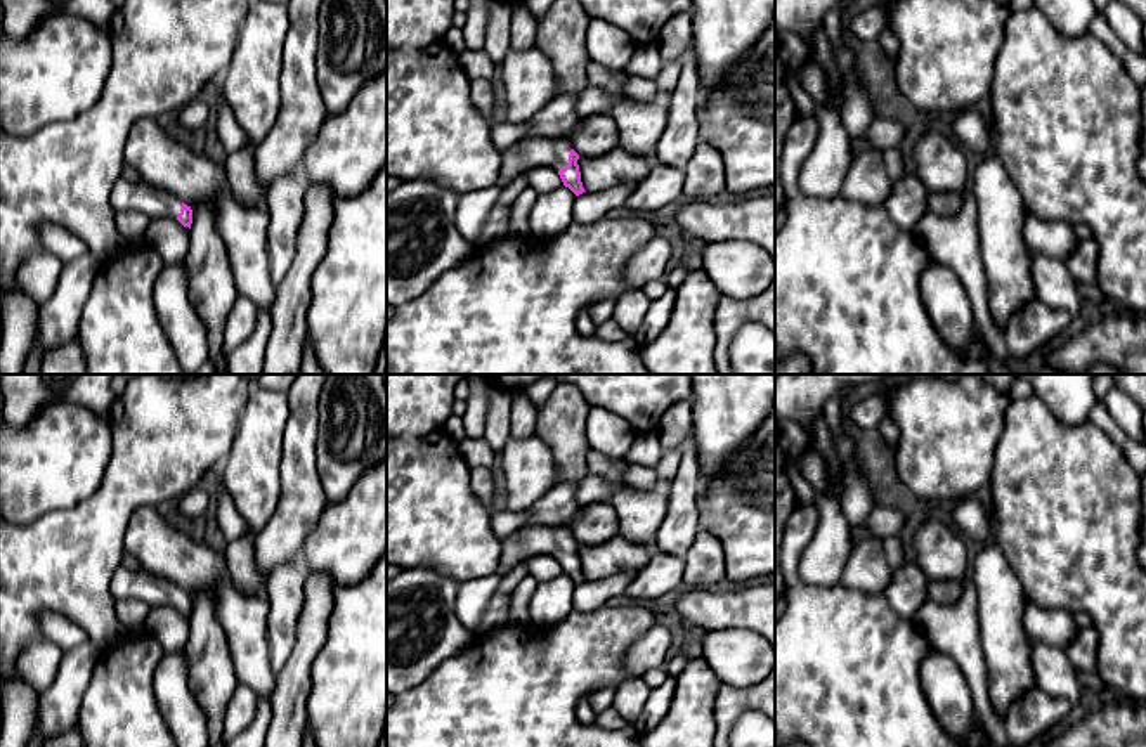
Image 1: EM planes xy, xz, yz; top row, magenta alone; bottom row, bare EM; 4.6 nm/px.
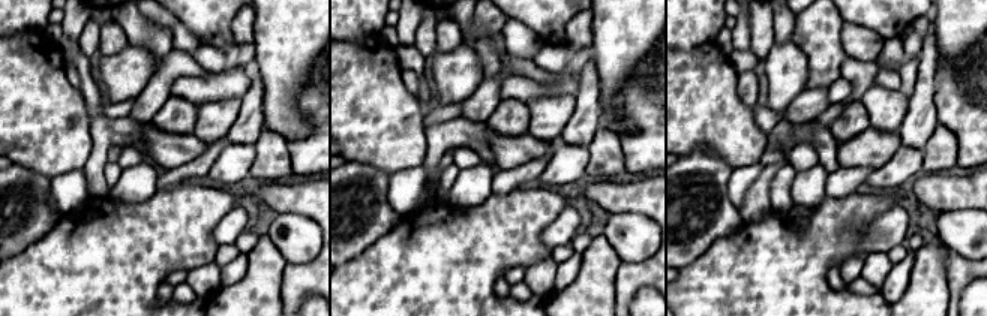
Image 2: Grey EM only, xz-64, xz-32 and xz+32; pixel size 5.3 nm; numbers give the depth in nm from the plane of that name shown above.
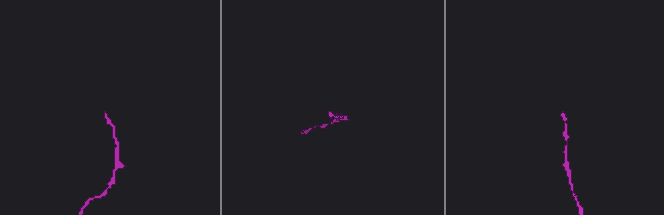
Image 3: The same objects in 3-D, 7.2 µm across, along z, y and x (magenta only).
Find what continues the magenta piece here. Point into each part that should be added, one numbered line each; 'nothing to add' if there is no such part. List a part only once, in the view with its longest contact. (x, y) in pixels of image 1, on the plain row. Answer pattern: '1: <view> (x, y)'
1: xz (533, 539)

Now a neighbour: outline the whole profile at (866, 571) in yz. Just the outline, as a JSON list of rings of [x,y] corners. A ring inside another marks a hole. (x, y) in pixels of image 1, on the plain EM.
[[[865,537],[851,546],[841,575],[843,586],[865,594],[884,594],[889,581],[891,567],[886,562],[882,539]]]

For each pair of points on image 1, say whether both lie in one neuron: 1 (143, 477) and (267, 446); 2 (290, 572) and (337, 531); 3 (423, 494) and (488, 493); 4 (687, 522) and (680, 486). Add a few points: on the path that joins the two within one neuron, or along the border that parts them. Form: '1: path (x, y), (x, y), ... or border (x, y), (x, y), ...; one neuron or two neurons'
1: border (238, 416), (231, 449), (221, 463); two neurons
2: border (300, 555), (307, 569); two neurons
3: border (468, 468), (470, 489), (489, 508); two neurons
4: path (683, 513), (683, 494); one neuron

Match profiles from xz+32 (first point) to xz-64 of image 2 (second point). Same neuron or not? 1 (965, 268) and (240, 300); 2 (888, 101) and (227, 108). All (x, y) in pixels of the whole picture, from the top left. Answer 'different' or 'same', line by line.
1: different
2: same

